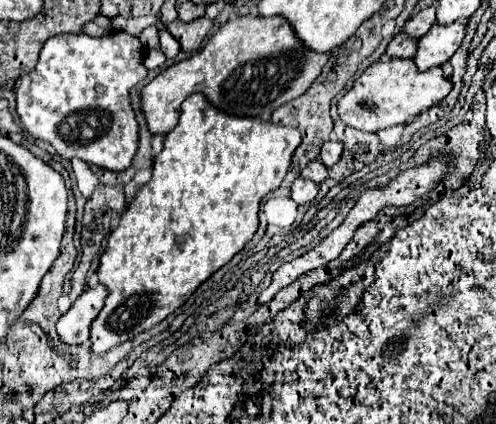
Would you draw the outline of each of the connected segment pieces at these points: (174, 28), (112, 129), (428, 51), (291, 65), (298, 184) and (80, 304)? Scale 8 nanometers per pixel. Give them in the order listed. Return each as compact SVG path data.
M199 18L193 22L181 22L181 20L173 20L171 24L167 24L167 30L173 34L173 38L179 42L183 52L195 52L199 50L203 38L207 36L209 28L213 26L213 22L209 18Z
M117 30L101 38L91 38L87 34L61 34L47 40L39 52L35 68L27 76L19 78L19 86L15 84L17 114L25 130L33 138L41 138L51 144L61 158L81 158L87 164L113 172L127 168L137 152L137 122L129 104L129 88L147 76L143 50L145 48L139 38Z
M455 22L449 26L435 24L417 42L417 54L413 56L417 70L425 72L433 66L443 66L461 46L463 36L465 36L465 24L461 24L461 22Z
M241 16L225 22L199 52L153 78L139 92L141 110L151 134L167 134L175 128L183 100L195 92L201 92L211 106L225 114L269 120L275 108L301 96L311 86L327 60L329 54L317 54L305 48L281 16Z
M297 178L291 186L291 198L297 202L297 204L307 204L311 200L315 200L319 192L319 186L315 182L309 182L305 178Z
M97 286L97 288L85 290L71 304L71 308L57 322L57 334L63 340L63 344L87 346L89 324L95 320L95 316L103 308L105 296L107 296L107 290L103 290L103 286Z

